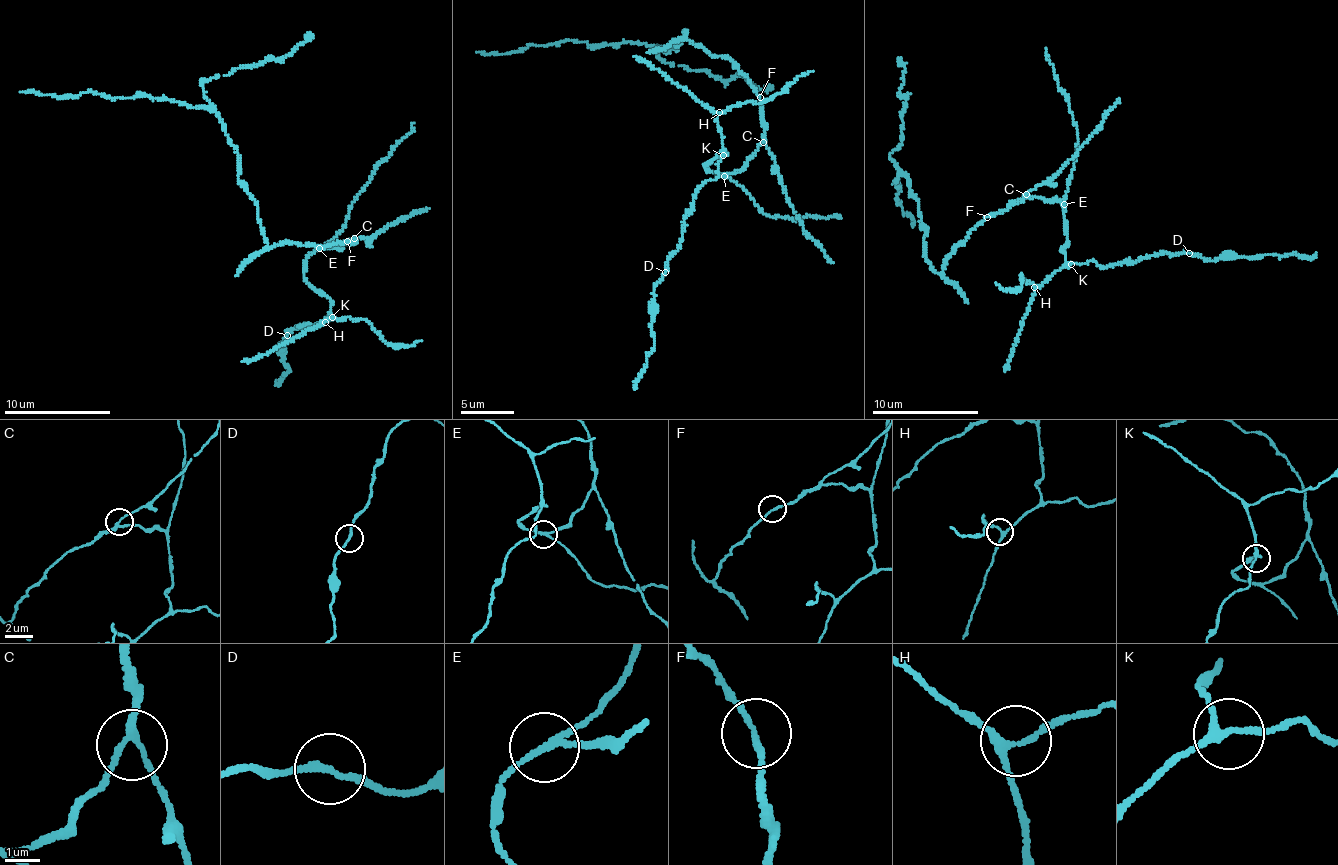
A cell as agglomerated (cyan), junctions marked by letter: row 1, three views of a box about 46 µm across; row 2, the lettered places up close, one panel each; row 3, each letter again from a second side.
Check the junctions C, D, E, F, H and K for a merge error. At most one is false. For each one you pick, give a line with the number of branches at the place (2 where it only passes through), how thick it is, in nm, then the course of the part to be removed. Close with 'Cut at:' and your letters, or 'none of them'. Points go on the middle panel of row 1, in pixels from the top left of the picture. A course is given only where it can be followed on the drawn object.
E: branches 3; calibre 140 nm; course (725, 177), (753, 199), (767, 216), (795, 220), (837, 215), (841, 218)
Cut at: E

